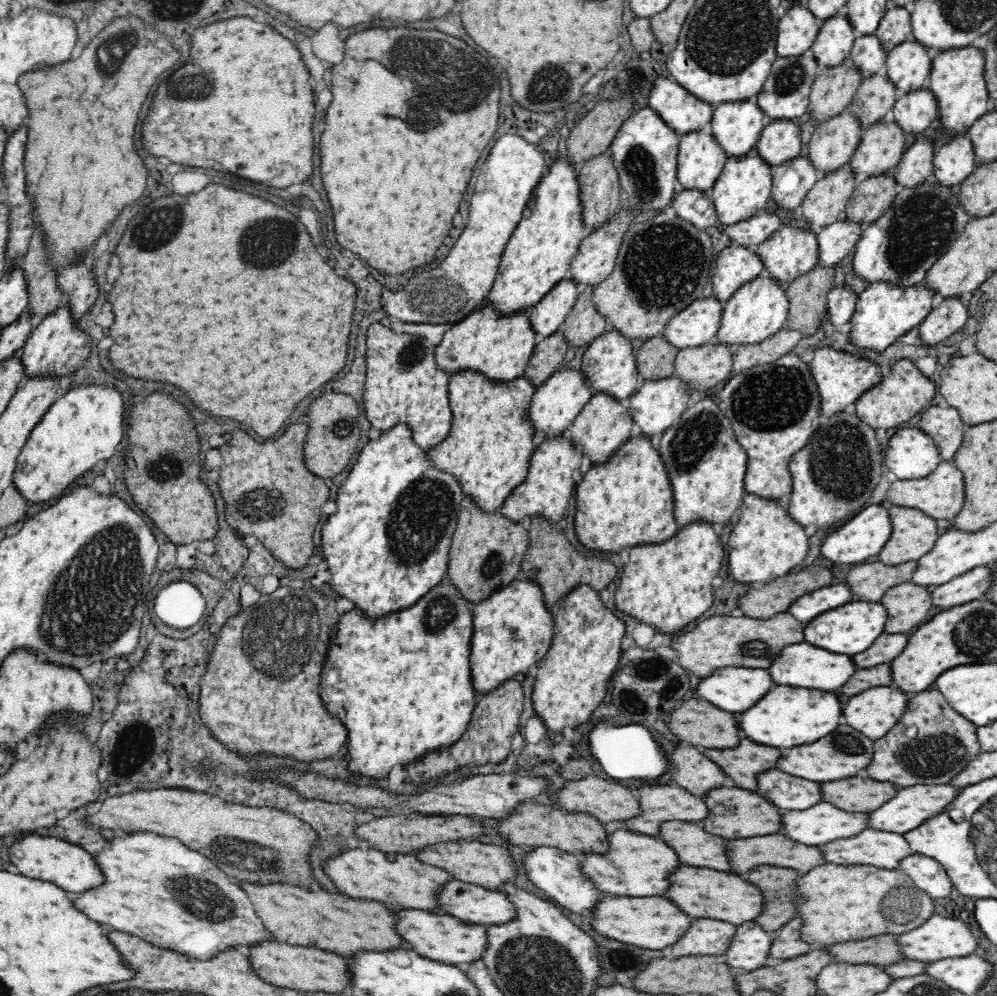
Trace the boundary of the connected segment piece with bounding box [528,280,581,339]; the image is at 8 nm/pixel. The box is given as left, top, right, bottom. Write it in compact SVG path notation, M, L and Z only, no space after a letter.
M561 280L528 312L532 331L543 339L562 329L581 289L572 280Z

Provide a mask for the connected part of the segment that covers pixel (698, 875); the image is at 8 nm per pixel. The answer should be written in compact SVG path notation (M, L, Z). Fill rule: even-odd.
M680 866L672 874L672 888L666 892L666 898L676 902L684 912L688 912L688 916L714 918L732 923L736 927L756 920L765 909L764 895L756 885L734 874L694 866Z

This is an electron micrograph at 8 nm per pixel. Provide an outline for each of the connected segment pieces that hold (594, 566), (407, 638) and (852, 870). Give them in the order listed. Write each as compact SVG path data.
M532 517L526 524L529 534L527 551L521 562L521 578L538 583L549 613L571 590L580 585L588 585L597 593L607 588L616 578L616 566L598 556L584 556L579 547L574 547L566 539L563 525L552 525L546 519Z
M444 578L434 589L416 602L414 607L408 608L404 612L396 612L392 616L386 616L382 620L376 620L374 624L358 608L354 608L348 614L344 614L339 618L338 625L334 631L334 639L329 645L321 672L320 699L322 699L324 709L332 717L340 720L344 724L344 727L346 727L346 731L348 731L346 740L348 758L346 759L346 764L348 771L352 775L357 777L365 776L374 780L388 778L388 774L390 774L390 771L396 764L400 764L402 768L406 769L411 762L430 756L432 752L440 752L444 748L452 748L467 731L476 706L476 694L474 687L472 687L469 663L473 630L472 614L471 606L464 601L460 591L449 582L448 578Z
M826 863L815 866L797 882L799 896L805 898L798 908L804 920L801 935L813 948L866 940L878 934L901 935L920 928L934 912L930 896L918 890L900 868L886 870L870 865Z

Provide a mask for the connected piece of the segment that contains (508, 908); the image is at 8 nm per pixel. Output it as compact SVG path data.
M456 879L442 889L439 906L457 919L487 927L506 924L517 917L517 908L505 891L493 891Z

